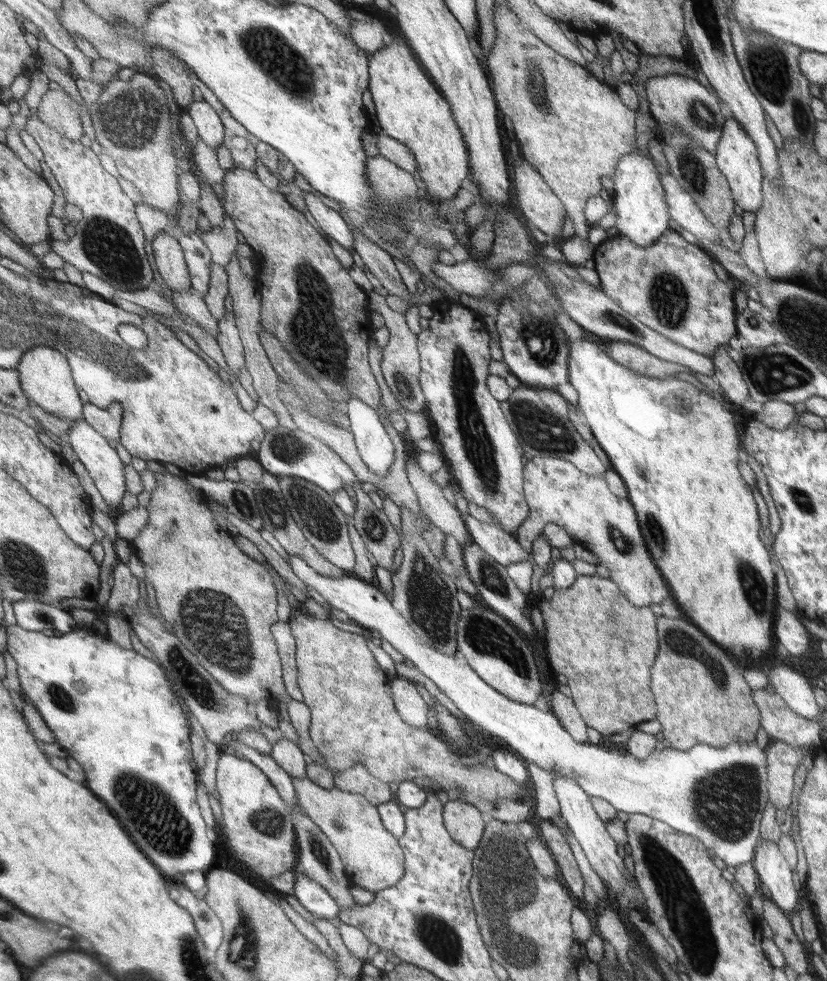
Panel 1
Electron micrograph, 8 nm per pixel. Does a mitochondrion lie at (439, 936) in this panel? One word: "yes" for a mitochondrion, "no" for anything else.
yes

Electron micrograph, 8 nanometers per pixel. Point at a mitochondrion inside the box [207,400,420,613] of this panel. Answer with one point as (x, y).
(320, 521)

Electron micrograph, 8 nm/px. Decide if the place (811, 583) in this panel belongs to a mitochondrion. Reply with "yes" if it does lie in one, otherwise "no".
no

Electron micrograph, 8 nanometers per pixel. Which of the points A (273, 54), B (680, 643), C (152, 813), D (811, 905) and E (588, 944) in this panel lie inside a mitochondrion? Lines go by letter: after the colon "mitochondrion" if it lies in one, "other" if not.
A: mitochondrion
B: mitochondrion
C: mitochondrion
D: other
E: other

